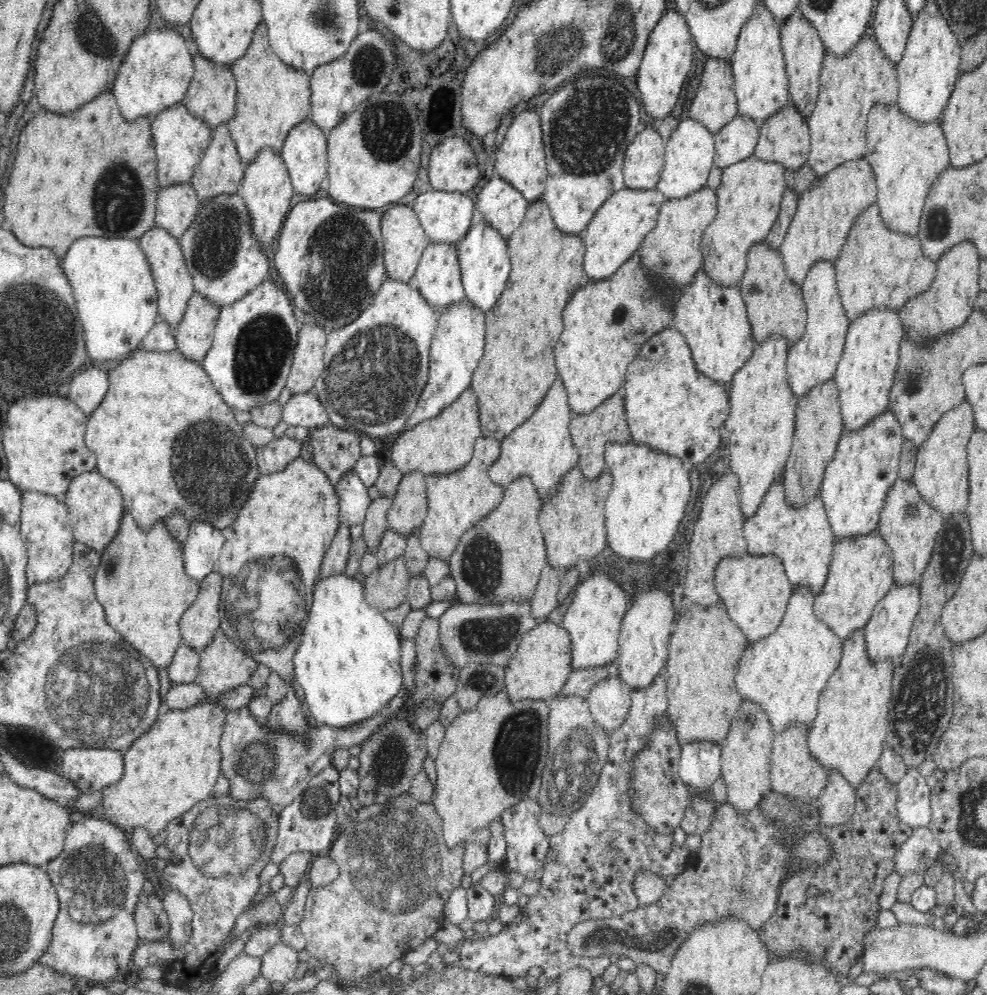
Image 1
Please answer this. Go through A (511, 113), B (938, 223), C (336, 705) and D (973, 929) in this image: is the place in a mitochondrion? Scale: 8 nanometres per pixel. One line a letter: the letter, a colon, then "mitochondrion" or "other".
A: other
B: mitochondrion
C: other
D: other

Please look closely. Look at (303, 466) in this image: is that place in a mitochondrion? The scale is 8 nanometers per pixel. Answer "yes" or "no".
no

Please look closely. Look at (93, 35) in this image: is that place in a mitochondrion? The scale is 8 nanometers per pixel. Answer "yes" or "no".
yes

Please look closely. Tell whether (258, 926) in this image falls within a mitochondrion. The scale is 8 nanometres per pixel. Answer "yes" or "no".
no

